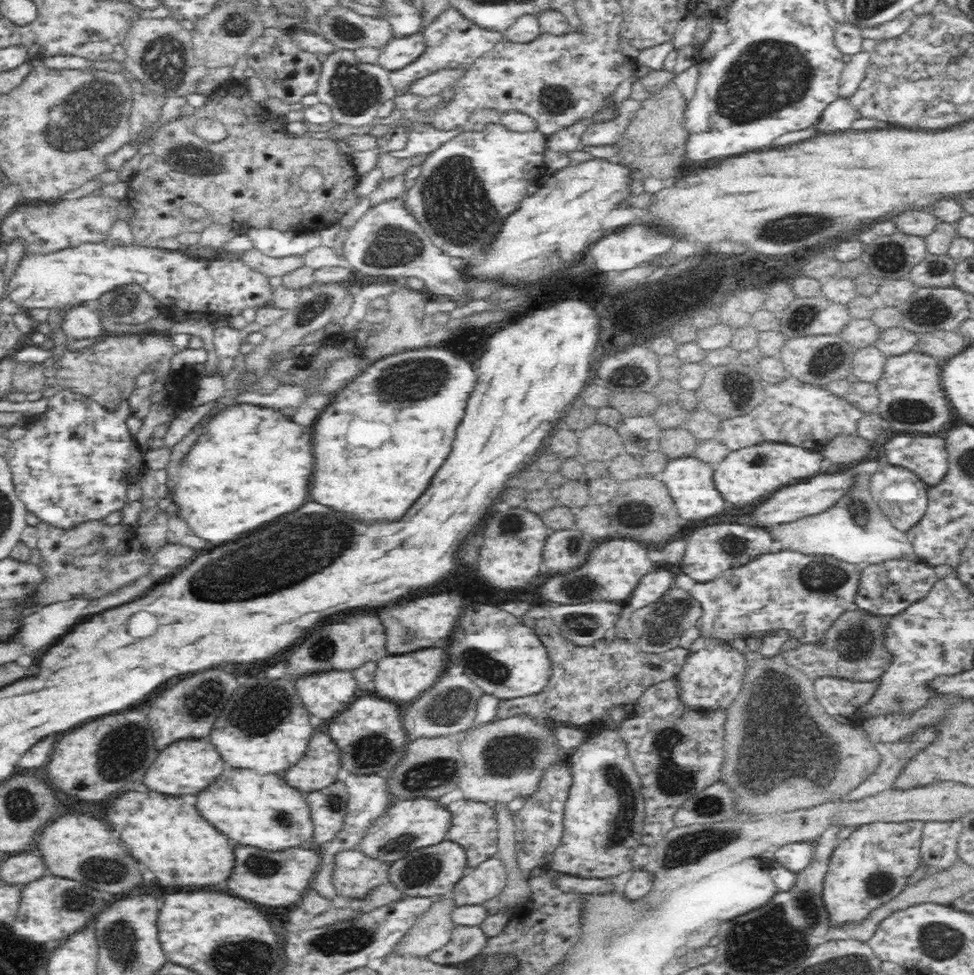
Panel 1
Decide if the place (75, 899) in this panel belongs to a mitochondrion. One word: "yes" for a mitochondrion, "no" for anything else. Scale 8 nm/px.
yes

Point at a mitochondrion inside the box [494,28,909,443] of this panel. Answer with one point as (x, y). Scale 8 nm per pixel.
(762, 82)

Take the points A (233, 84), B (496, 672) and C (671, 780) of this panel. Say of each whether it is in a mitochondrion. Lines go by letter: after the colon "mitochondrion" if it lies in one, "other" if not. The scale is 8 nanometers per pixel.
A: other
B: mitochondrion
C: mitochondrion

